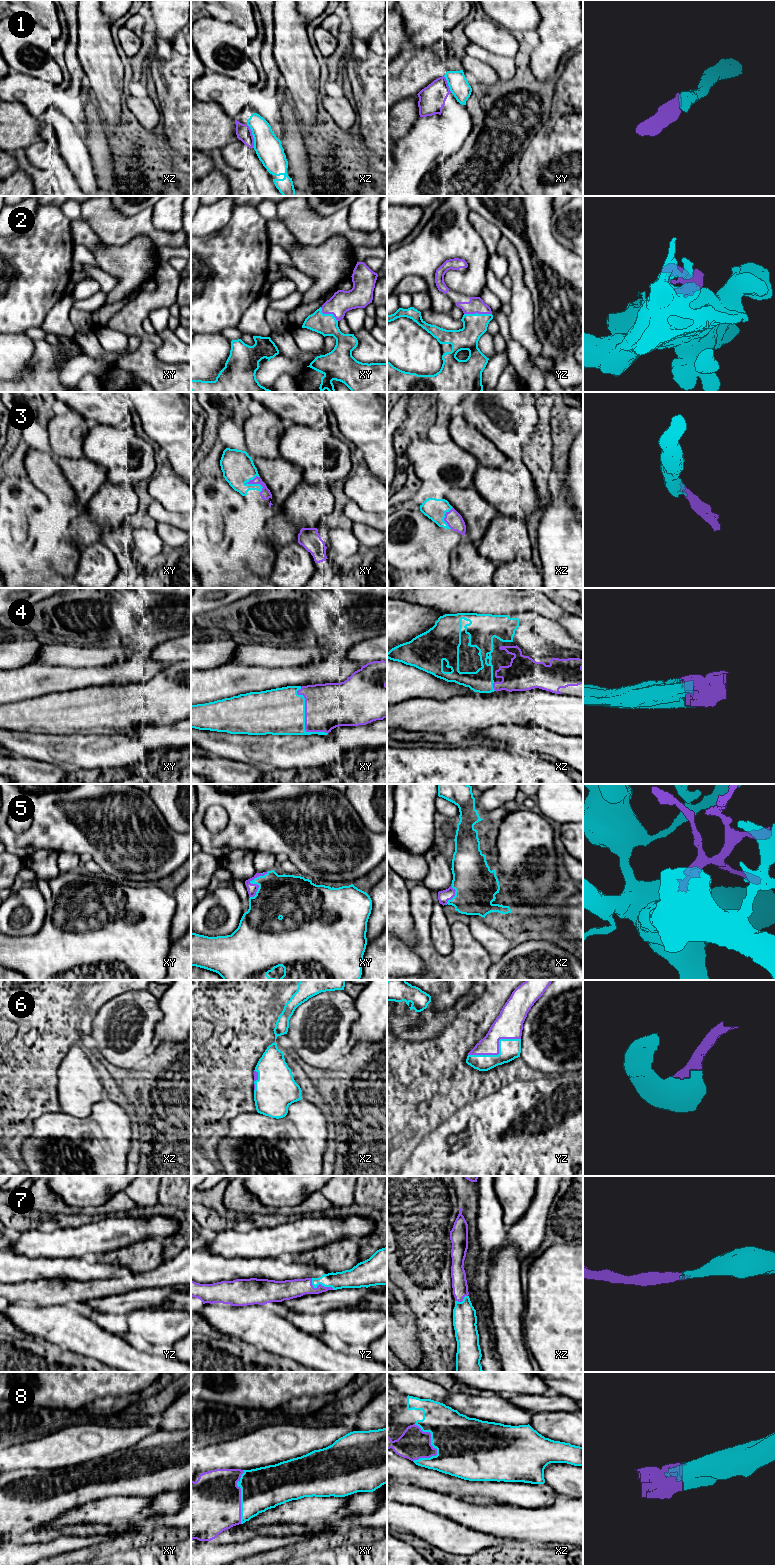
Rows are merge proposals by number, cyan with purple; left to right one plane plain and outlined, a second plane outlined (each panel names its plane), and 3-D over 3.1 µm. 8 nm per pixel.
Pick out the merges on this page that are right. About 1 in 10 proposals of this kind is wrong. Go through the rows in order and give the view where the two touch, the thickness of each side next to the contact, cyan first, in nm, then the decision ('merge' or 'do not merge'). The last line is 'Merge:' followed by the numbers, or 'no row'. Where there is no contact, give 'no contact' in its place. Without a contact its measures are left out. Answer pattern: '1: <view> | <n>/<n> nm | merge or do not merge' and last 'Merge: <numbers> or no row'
1: xz | 220/120 nm | merge
2: yz | 190/130 nm | merge
3: xy | 260/90 nm | merge
4: xy | 380/360 nm | merge
5: xy | 340/80 nm | merge
6: yz | 170/220 nm | merge
7: yz | 140/160 nm | merge
8: xz | 420/240 nm | merge
Merge: 1, 2, 3, 4, 5, 6, 7, 8

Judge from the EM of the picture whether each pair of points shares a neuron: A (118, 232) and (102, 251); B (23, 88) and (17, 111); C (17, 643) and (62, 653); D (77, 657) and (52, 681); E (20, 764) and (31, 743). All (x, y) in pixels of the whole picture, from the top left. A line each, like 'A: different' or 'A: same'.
A: different
B: different
C: different
D: different
E: different

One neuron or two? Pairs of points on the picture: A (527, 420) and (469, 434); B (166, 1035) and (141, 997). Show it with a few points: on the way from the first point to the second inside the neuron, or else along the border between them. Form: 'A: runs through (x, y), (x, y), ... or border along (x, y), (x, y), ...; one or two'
A: border along (463, 415), (471, 425), (497, 447); two
B: border along (159, 999), (162, 1017), (155, 1025), (152, 1045); two

